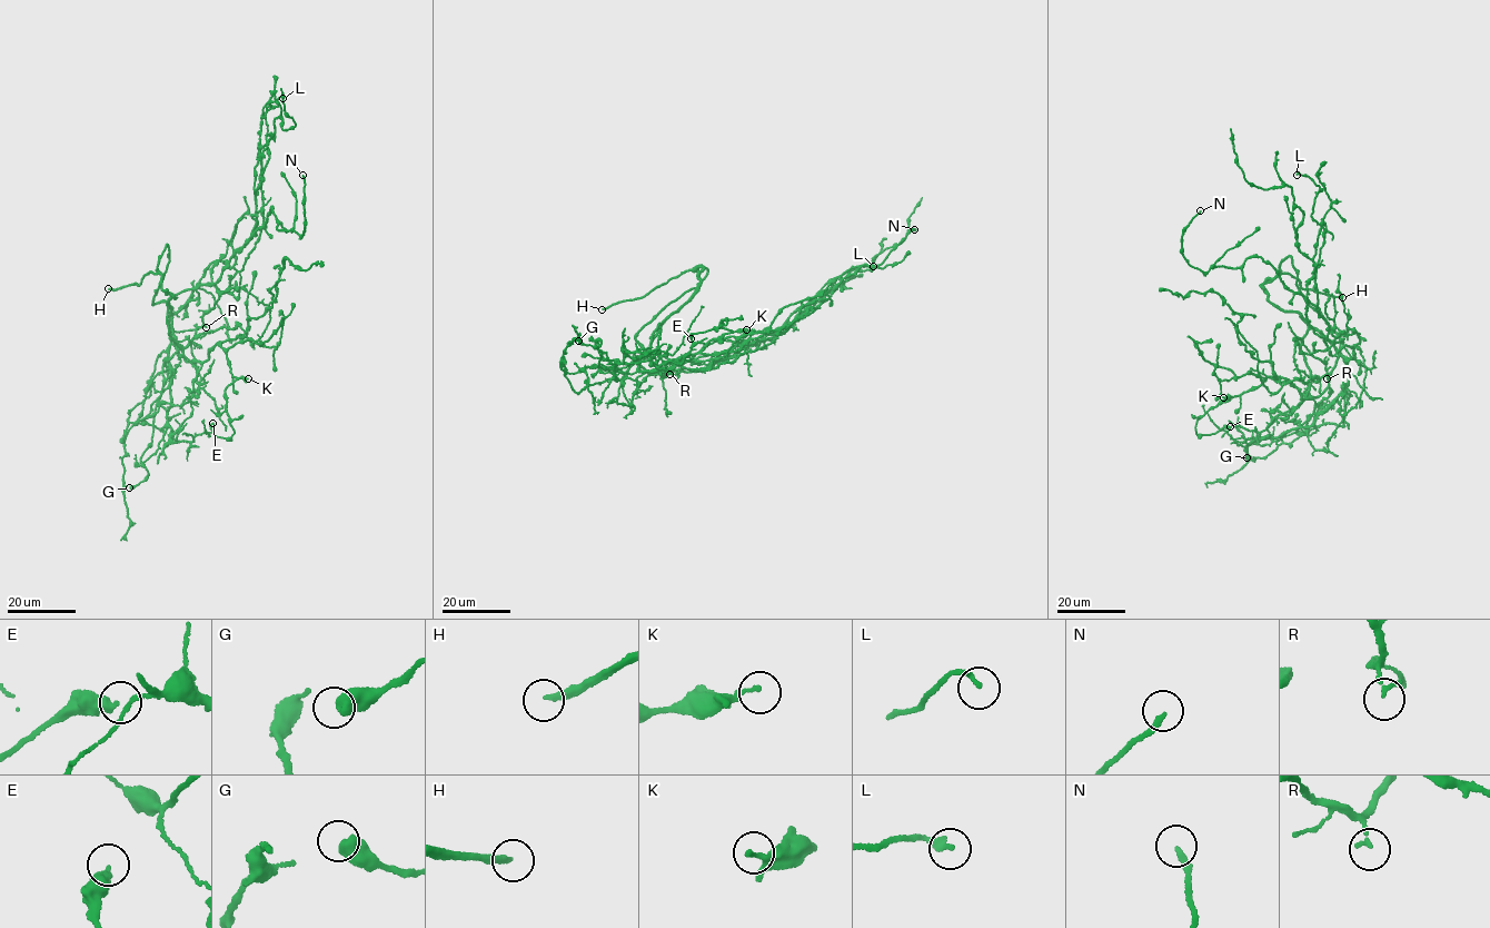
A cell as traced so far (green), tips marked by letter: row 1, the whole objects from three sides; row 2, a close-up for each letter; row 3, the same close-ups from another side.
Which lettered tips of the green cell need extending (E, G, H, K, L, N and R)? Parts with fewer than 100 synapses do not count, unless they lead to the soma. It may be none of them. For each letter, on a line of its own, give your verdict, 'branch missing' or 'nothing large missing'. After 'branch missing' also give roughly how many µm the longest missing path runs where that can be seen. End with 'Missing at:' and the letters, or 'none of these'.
E: nothing large missing
G: nothing large missing
H: branch missing; about 15 µm are missing
K: nothing large missing
L: nothing large missing
N: nothing large missing
R: nothing large missing
Missing at: H

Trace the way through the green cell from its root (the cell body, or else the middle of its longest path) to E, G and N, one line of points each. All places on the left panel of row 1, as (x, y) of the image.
E: (175, 296), (185, 361), (201, 363), (219, 342), (237, 378), (224, 395), (234, 434), (216, 436), (212, 423)
G: (175, 296), (169, 308), (179, 349), (161, 369), (164, 382), (151, 442), (140, 458), (147, 476), (129, 487)
N: (175, 296), (217, 280), (231, 256), (265, 227), (271, 206), (277, 229), (303, 235), (303, 175)

